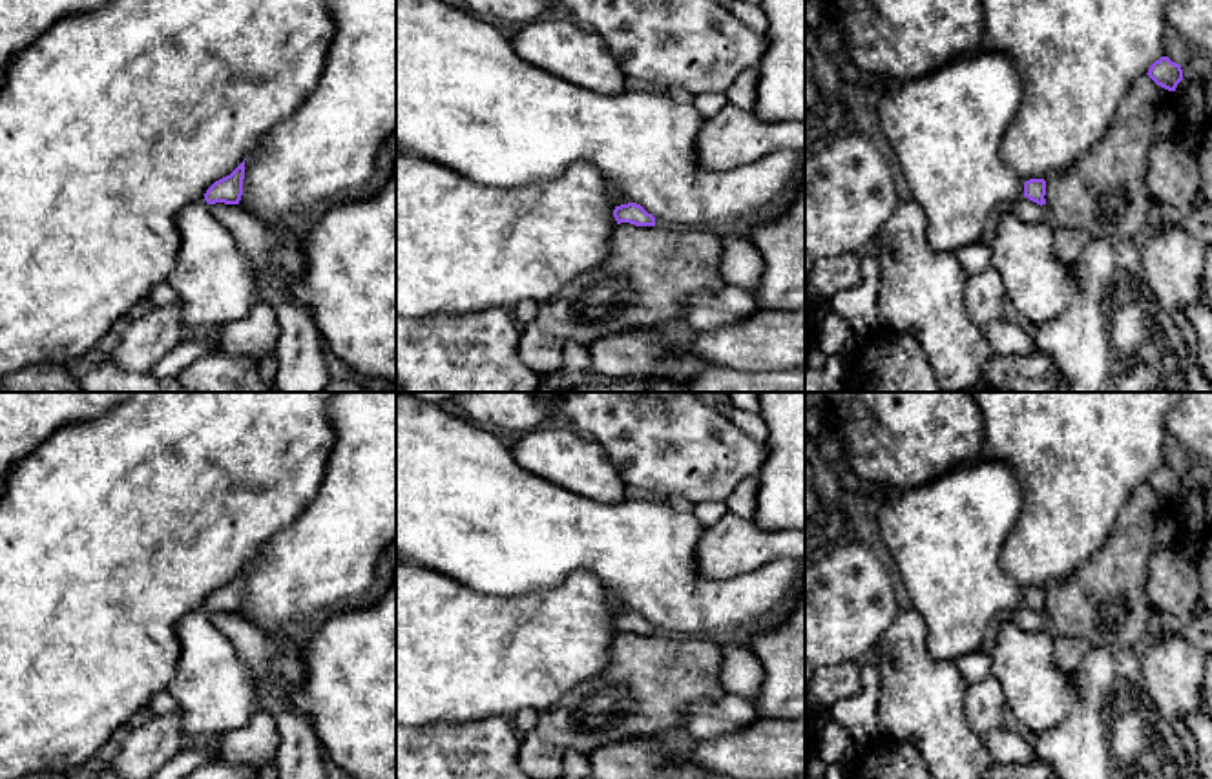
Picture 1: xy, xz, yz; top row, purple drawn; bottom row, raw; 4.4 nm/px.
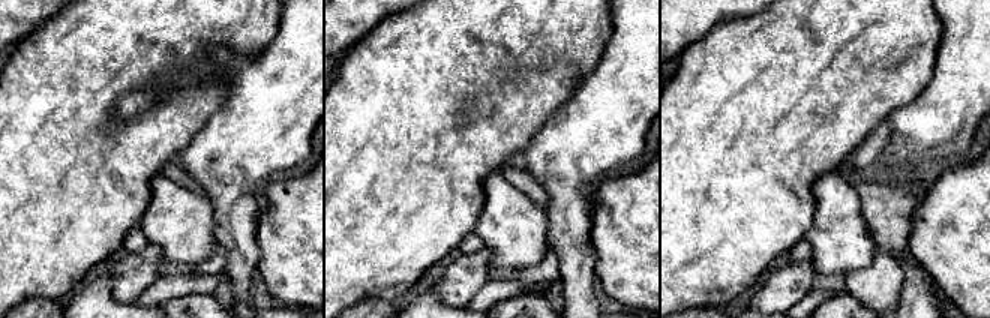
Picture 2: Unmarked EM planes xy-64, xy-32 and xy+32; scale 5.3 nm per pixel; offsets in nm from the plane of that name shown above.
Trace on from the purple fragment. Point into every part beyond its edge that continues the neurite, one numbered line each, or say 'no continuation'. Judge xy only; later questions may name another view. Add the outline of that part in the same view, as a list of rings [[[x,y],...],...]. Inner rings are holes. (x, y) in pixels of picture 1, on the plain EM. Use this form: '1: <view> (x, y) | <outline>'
1: xy (216, 692) | [[[201,608],[177,626],[181,653],[168,691],[177,699],[184,735],[221,735],[248,724],[259,710],[256,680],[230,639]]]

